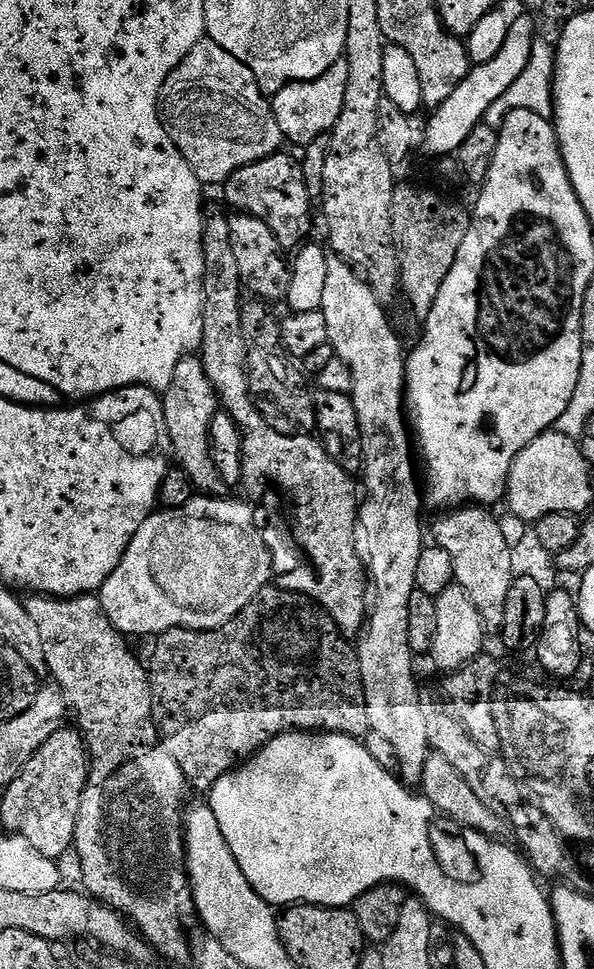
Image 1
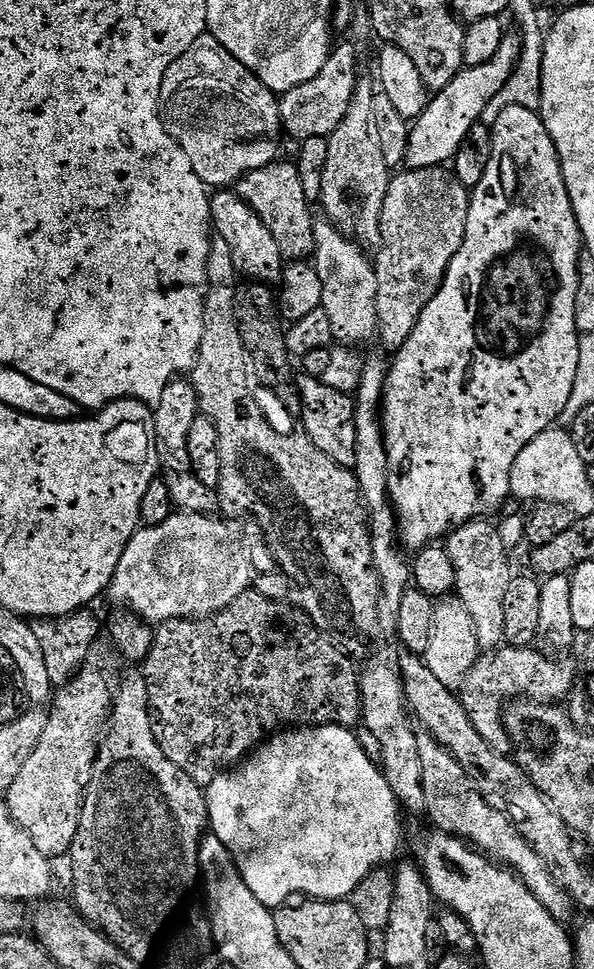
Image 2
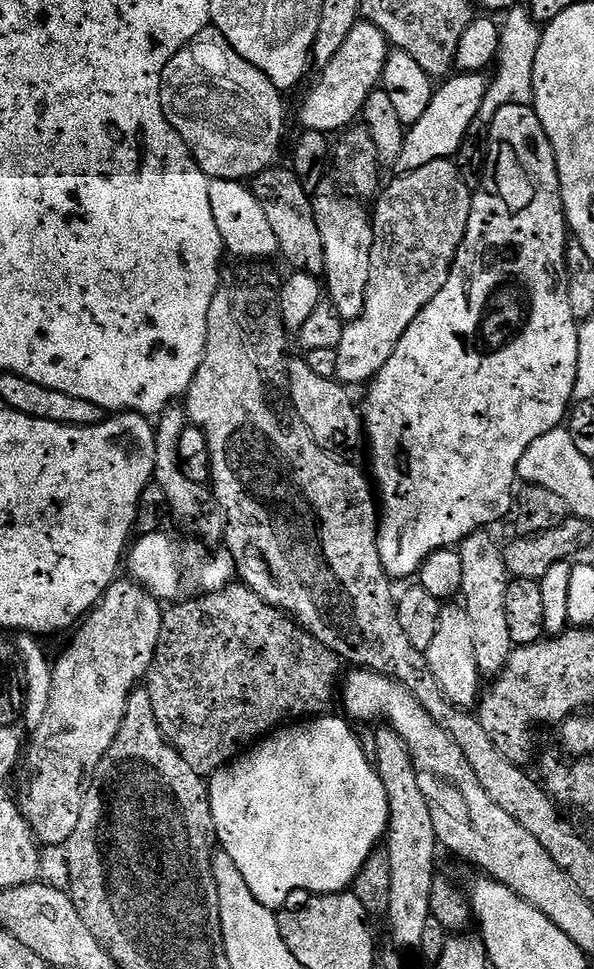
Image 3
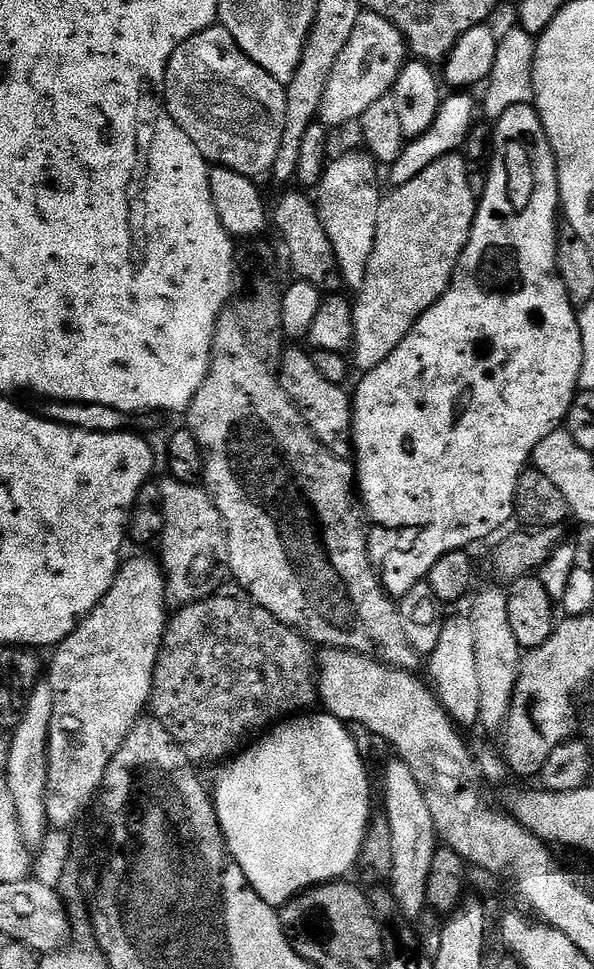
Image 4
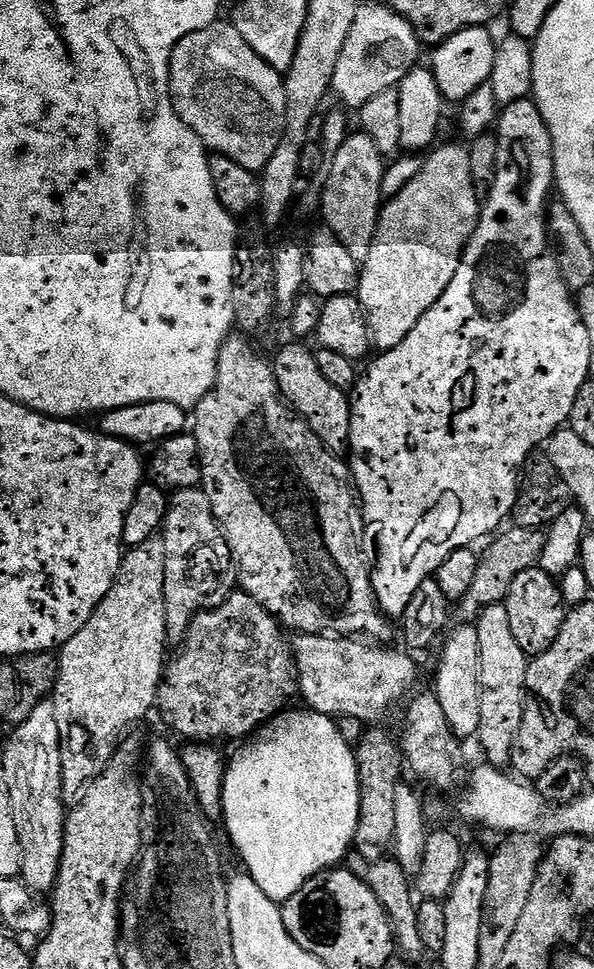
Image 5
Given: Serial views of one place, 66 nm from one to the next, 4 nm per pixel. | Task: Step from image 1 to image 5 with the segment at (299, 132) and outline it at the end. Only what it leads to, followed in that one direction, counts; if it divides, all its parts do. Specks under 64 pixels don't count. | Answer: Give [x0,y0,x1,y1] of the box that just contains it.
[332,2,422,110]

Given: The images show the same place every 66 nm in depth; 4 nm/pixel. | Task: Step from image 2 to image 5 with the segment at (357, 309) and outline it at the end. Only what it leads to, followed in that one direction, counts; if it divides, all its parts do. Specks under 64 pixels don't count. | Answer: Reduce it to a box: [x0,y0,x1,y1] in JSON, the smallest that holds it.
[318,131,386,262]

